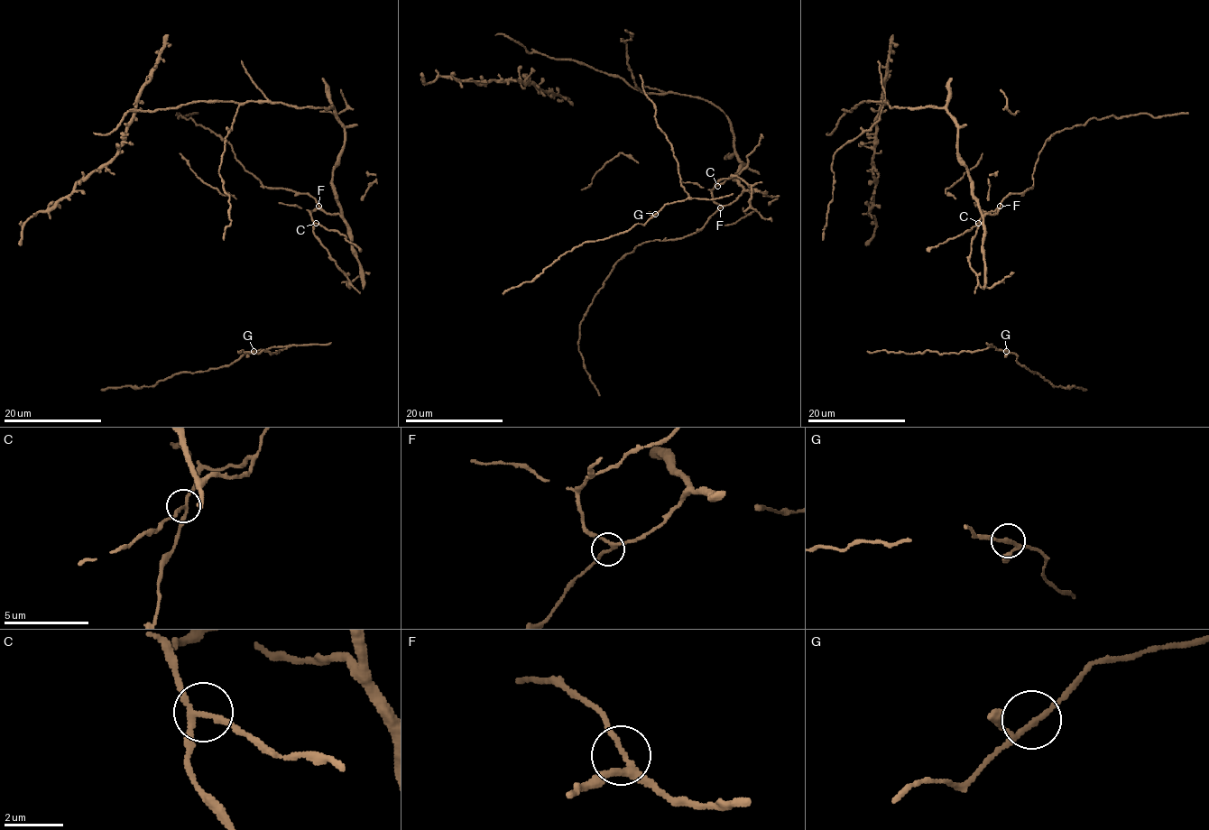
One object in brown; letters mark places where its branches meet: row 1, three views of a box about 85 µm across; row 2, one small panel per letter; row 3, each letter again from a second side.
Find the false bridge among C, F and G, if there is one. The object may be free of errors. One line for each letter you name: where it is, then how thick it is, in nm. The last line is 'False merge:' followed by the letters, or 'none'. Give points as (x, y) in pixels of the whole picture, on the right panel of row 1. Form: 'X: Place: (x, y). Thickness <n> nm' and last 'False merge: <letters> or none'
C: Place: (978, 223). Thickness 170 nm
False merge: C

